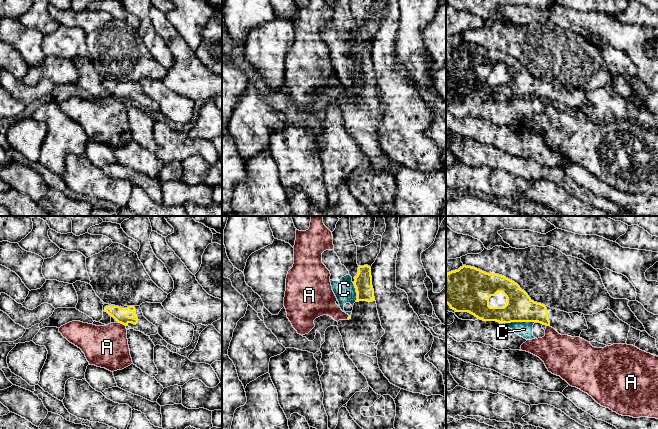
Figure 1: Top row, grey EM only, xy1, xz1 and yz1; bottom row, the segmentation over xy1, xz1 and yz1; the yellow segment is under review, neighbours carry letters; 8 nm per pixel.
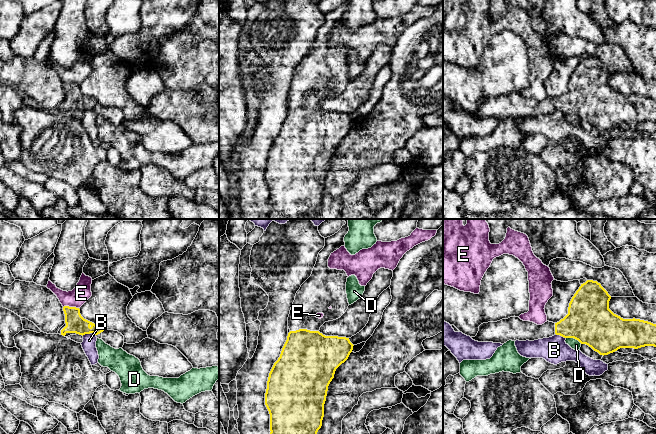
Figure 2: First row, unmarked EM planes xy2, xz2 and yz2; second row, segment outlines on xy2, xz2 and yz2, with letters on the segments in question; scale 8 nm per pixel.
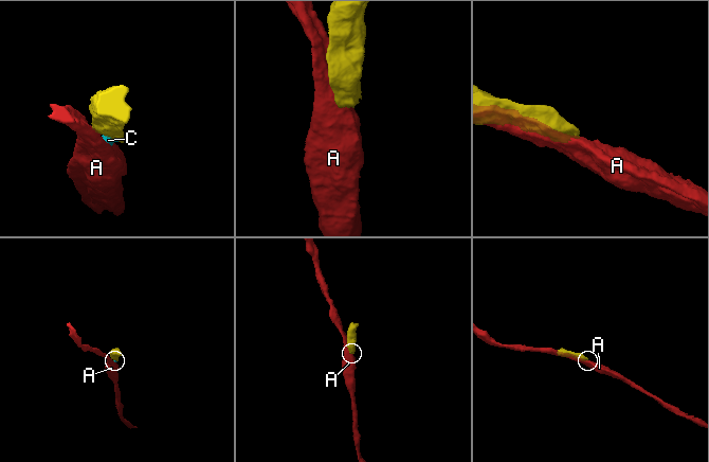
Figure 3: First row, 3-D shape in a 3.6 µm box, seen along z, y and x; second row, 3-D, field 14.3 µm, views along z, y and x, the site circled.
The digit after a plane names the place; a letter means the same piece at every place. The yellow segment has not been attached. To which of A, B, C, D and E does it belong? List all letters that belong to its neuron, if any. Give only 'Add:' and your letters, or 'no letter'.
Add: no letter

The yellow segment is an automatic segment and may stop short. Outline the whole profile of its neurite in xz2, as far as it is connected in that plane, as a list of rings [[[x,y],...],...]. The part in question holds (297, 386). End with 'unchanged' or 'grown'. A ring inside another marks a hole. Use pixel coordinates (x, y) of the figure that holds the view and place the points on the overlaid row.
[[[349,219],[342,220],[346,224],[337,233],[325,238],[325,246],[318,254],[312,274],[301,285],[292,304],[288,317],[290,332],[267,381],[265,405],[270,414],[270,434],[317,434],[322,426],[328,386],[336,369],[353,350],[354,345],[349,338],[325,336],[319,332],[325,322],[340,318],[349,306],[346,272],[328,267],[330,255],[345,246]]]; grown

